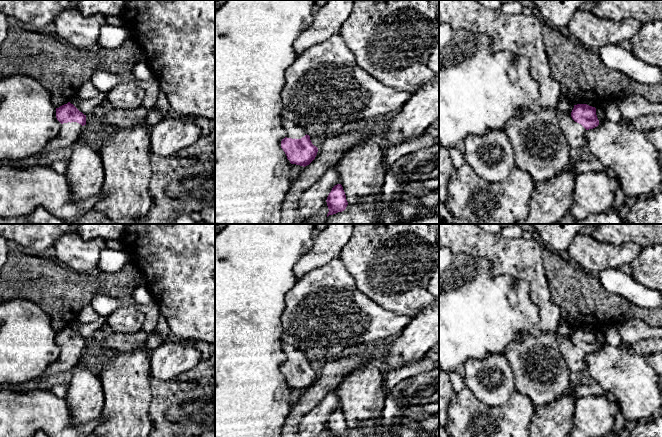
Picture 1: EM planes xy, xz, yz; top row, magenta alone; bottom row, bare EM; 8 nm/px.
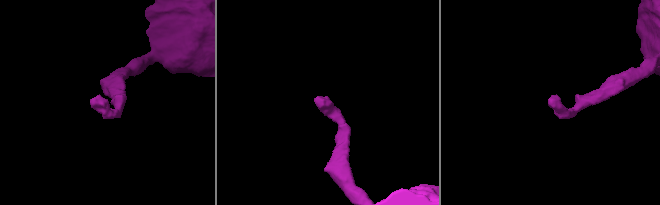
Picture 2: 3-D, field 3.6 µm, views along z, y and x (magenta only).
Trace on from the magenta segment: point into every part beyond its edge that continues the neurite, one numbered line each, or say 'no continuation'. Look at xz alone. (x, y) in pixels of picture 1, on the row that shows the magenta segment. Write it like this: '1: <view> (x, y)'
1: xz (293, 131)

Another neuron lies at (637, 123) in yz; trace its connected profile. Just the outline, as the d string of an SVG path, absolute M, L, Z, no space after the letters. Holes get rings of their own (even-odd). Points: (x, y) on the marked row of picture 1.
M662 114L637 117L630 120L630 125L638 130L662 128Z

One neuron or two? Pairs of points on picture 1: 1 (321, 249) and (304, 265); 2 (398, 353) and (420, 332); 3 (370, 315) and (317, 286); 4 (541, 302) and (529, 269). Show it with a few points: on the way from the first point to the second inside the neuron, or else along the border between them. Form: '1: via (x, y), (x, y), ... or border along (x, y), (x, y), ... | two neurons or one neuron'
1: via (317, 253), (308, 261) | one neuron
2: via (403, 349), (415, 337) | one neuron
3: via (357, 315), (346, 315), (330, 299) | one neuron
4: via (540, 294), (536, 277) | one neuron

